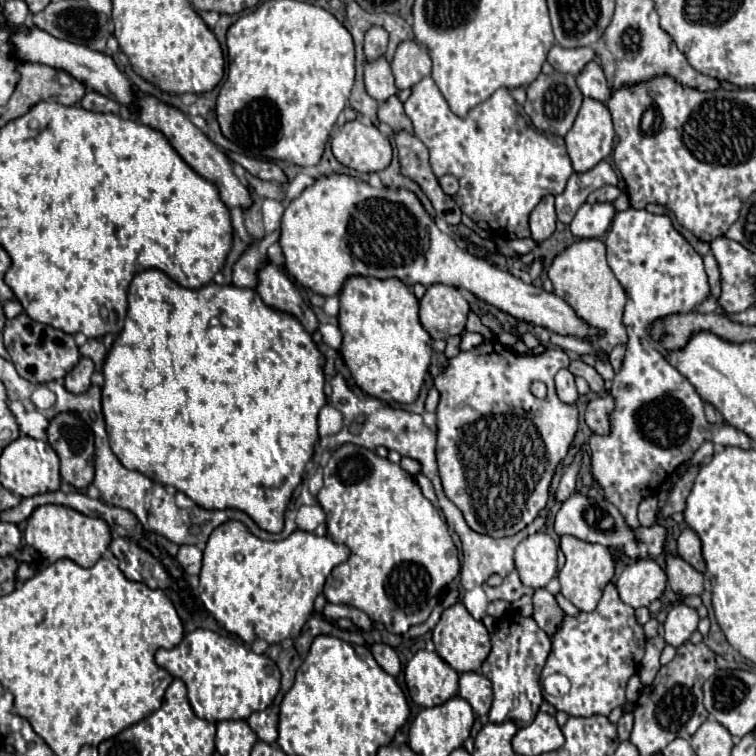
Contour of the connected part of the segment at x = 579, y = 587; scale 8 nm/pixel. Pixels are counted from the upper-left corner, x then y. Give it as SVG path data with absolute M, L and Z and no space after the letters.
M561 536L559 546L561 546L563 554L565 554L565 566L559 570L561 594L573 606L577 606L581 612L595 610L595 606L597 606L597 602L599 602L601 594L603 594L603 586L607 586L607 582L611 582L613 574L615 574L611 550L607 546L601 546L601 544L583 542L583 540L575 538L575 536Z

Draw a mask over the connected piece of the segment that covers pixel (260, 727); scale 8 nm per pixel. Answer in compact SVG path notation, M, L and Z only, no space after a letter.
M267 708L263 712L253 712L247 718L247 724L259 736L259 740L263 740L267 744L275 744L275 740L277 740L277 712L273 708Z

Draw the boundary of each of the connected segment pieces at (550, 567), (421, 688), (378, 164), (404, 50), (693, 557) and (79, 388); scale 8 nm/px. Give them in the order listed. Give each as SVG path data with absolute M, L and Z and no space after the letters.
M545 532L527 536L515 548L515 568L521 582L531 588L543 588L557 572L557 544Z
M419 650L405 666L405 684L417 706L439 706L457 694L459 674L437 654Z
M351 120L339 126L339 132L331 136L331 150L333 150L333 156L343 166L353 168L357 172L379 172L389 166L391 156L393 156L393 148L389 140L379 132L379 128L375 128L373 124L365 126L359 120Z
M405 40L397 46L395 58L391 62L391 72L399 90L411 88L415 82L419 82L419 78L431 74L431 58L423 46L413 40Z
M691 528L681 532L681 536L677 540L677 554L685 562L689 562L695 570L705 572L705 560L703 560L703 554L701 554L701 540Z
M81 358L73 370L65 376L65 388L73 394L81 394L81 392L87 392L89 386L91 386L91 374L93 374L93 362L89 358Z

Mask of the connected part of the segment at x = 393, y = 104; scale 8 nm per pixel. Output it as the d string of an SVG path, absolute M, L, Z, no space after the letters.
M391 96L383 104L379 104L377 116L379 116L381 122L389 124L393 130L401 130L403 128L403 130L411 132L411 120L403 114L403 104L399 102L397 96Z

